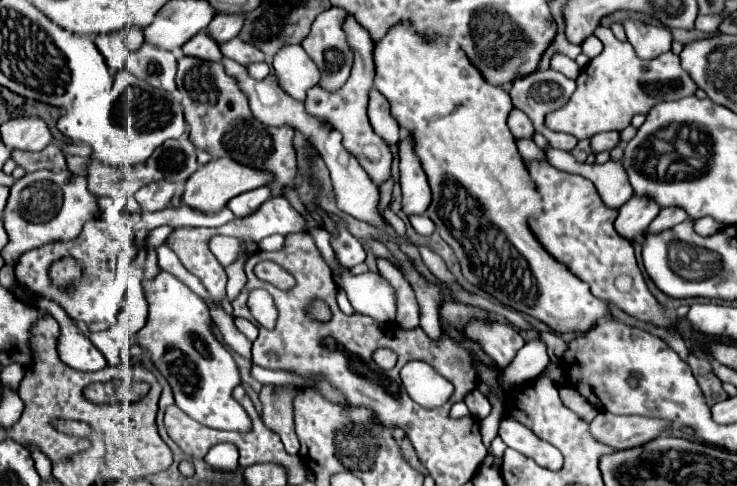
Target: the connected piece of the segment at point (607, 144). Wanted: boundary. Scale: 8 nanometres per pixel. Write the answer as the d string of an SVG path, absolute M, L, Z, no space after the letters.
M604 132L604 134L596 134L590 138L590 148L594 154L612 150L620 144L620 132Z

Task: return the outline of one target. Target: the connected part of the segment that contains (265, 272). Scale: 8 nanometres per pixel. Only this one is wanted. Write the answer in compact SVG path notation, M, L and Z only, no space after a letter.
M260 262L256 268L254 268L254 272L256 272L256 276L260 278L260 280L264 280L264 282L270 282L270 284L274 284L274 286L278 286L278 288L292 288L294 286L294 278L286 272L286 270L282 270L278 264L272 264L272 262Z

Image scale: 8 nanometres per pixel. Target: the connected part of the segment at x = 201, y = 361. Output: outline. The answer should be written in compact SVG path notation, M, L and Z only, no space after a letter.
M163 270L152 280L143 280L142 286L148 302L148 318L134 340L150 354L158 372L172 386L176 406L208 428L248 432L252 428L250 416L232 398L232 388L240 384L238 366L212 332L208 304L174 275Z

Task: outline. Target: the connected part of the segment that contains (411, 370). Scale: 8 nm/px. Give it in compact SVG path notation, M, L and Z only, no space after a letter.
M410 361L400 372L402 384L406 392L426 408L436 408L448 402L448 398L454 392L454 386L440 376L434 368L427 366L419 367L419 361Z

